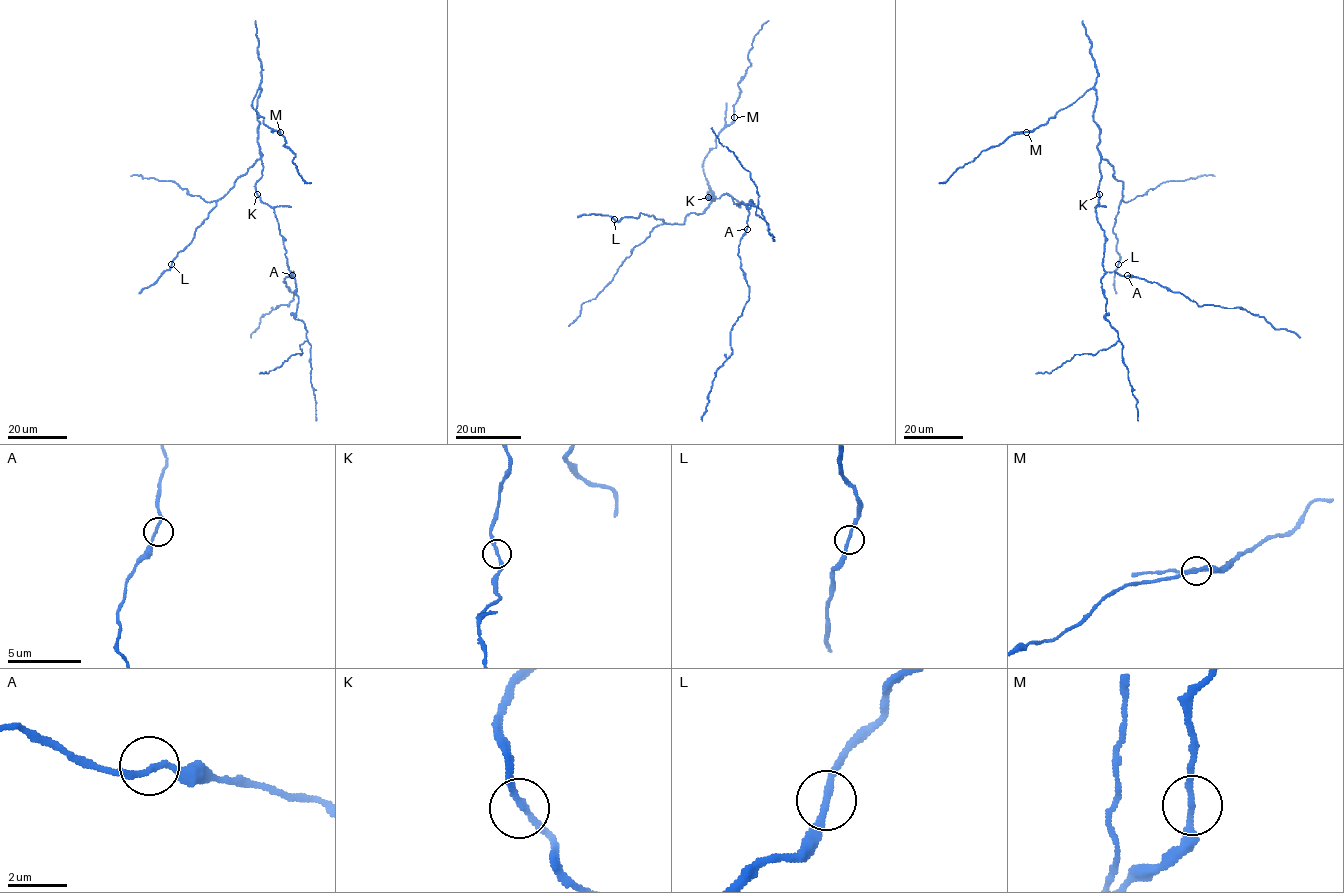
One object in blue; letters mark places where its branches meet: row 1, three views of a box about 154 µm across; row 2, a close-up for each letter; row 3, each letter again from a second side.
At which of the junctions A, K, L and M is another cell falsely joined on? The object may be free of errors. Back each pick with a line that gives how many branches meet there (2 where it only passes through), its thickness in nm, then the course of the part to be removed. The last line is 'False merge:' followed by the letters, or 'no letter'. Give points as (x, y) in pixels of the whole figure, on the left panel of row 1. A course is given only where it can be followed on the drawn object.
False merge: no letter

